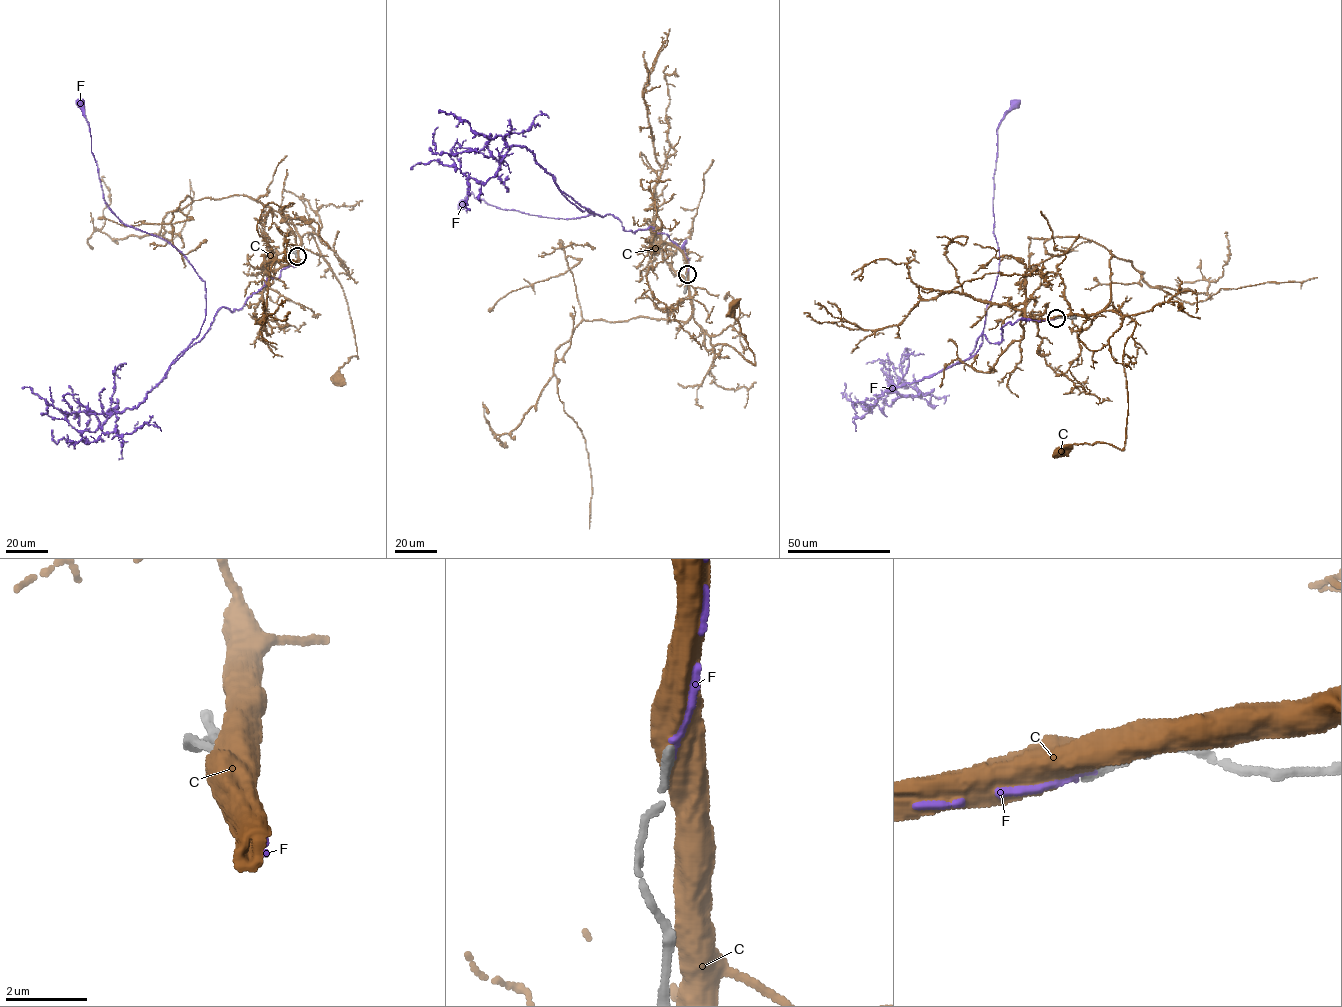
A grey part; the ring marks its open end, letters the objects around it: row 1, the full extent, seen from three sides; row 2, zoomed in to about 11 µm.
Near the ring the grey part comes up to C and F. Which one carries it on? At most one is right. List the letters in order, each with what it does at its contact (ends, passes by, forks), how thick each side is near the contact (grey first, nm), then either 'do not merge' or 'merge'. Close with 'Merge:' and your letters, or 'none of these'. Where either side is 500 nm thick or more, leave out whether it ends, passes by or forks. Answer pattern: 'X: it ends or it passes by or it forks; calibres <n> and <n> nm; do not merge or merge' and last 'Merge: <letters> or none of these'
C: calibres 240 and 550 nm; do not merge
F: it ends; calibres 240 and 120 nm; merge
Merge: F

